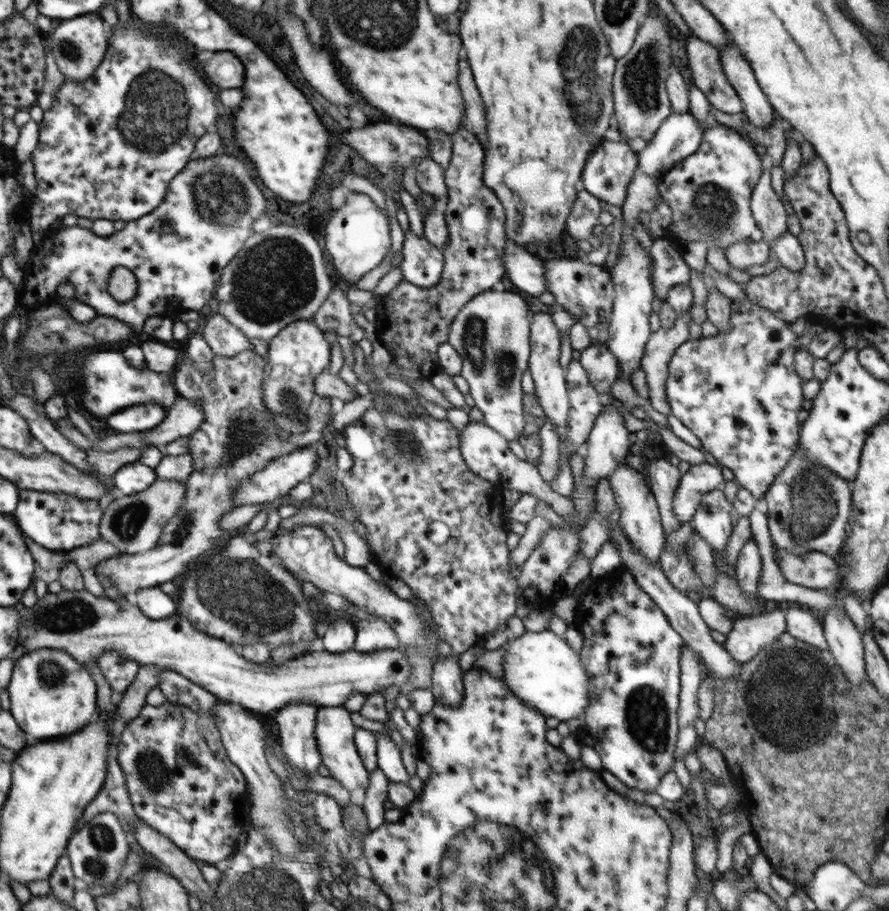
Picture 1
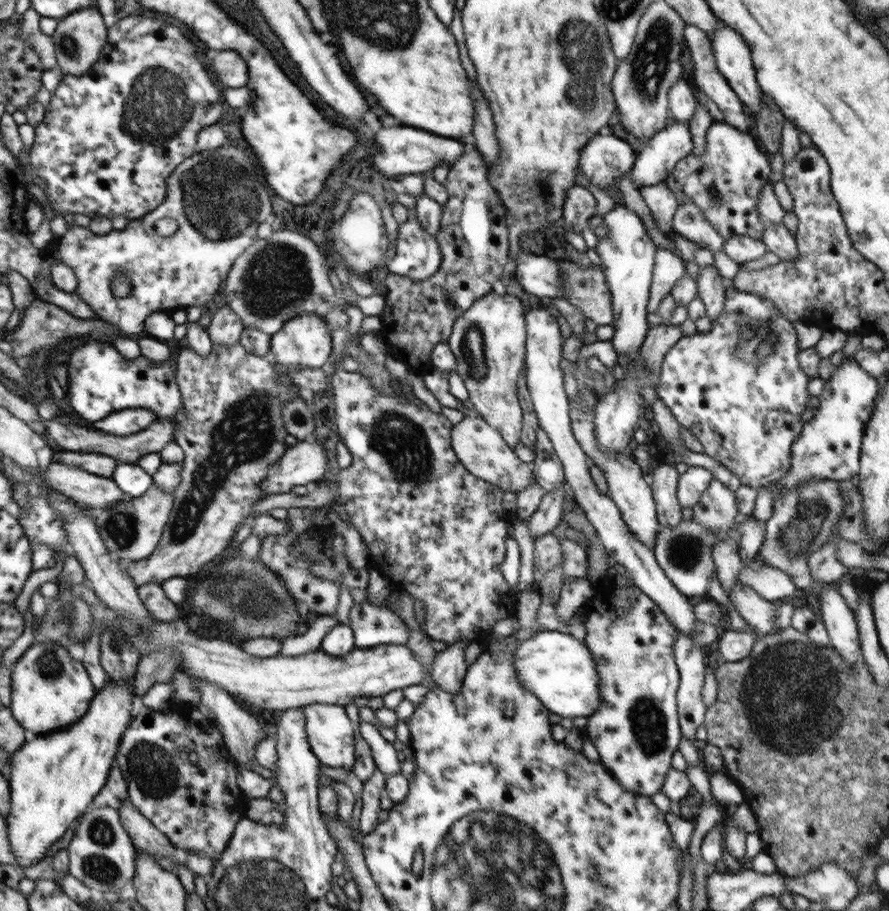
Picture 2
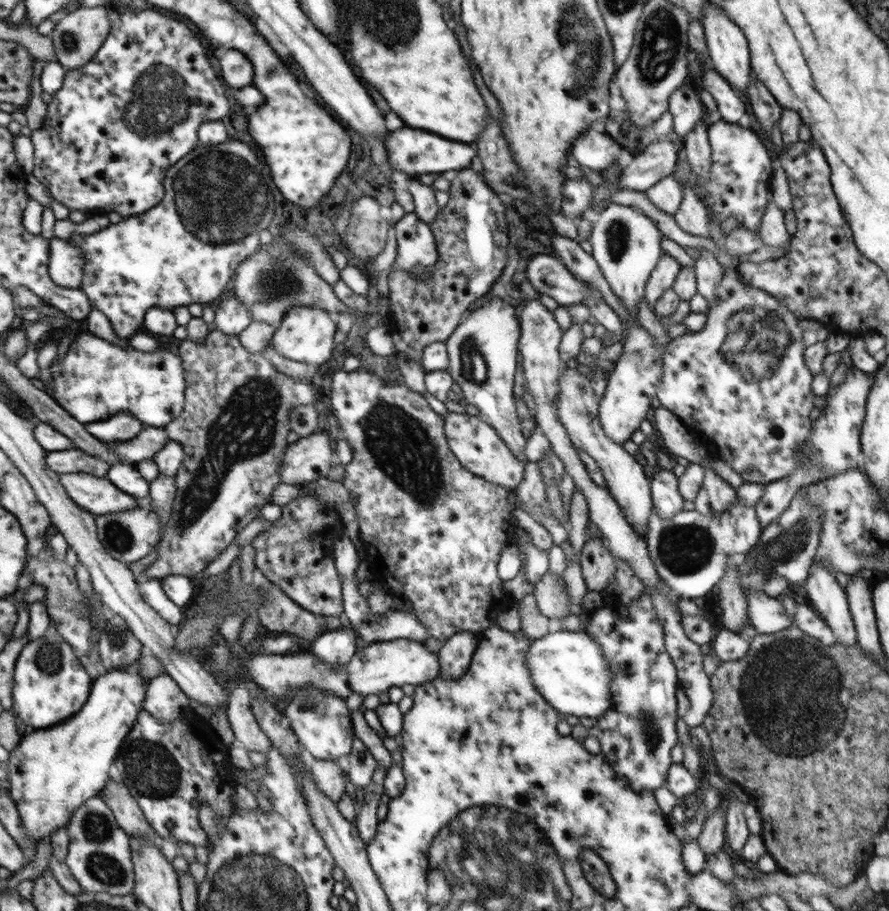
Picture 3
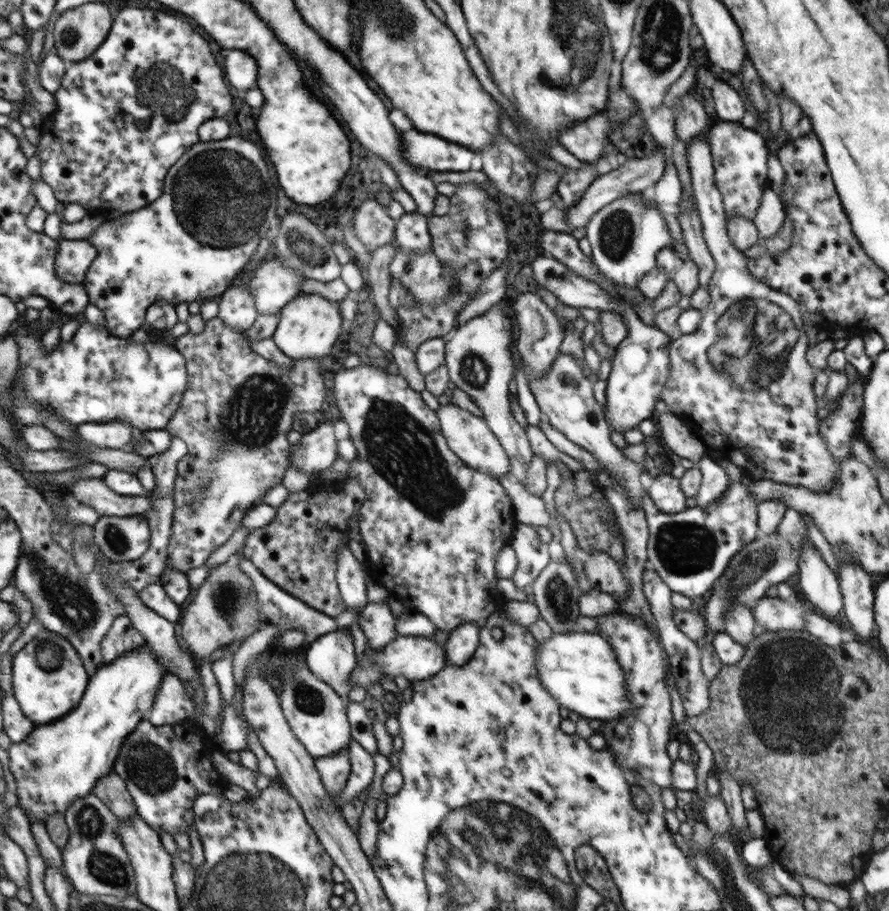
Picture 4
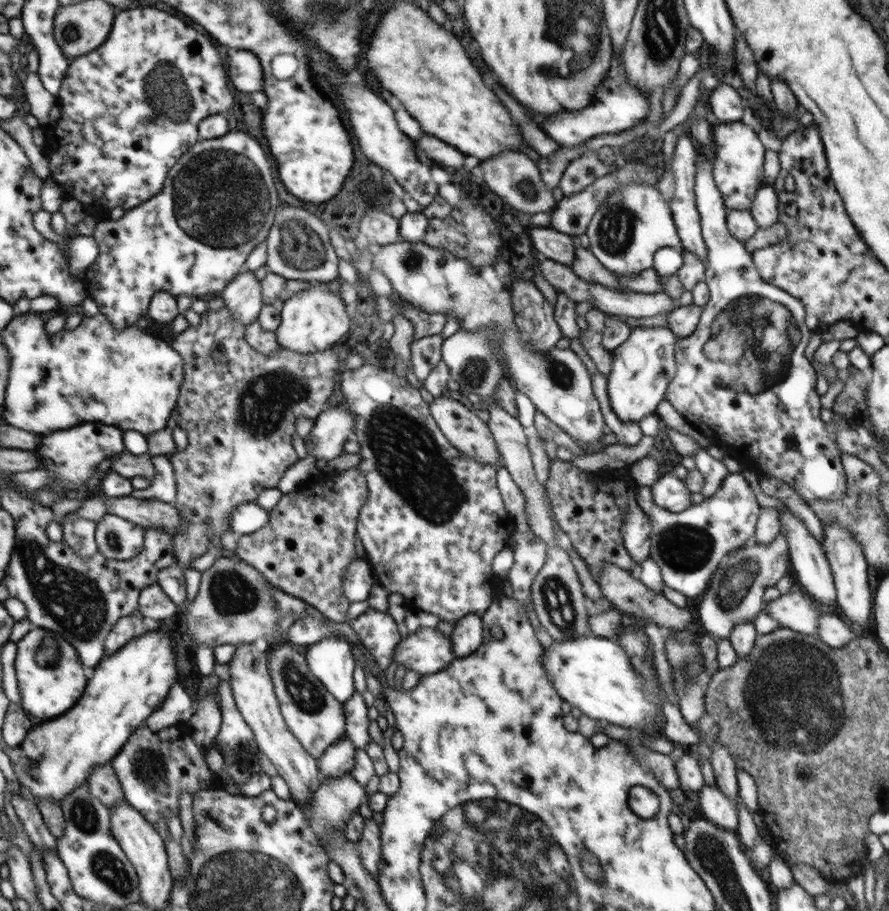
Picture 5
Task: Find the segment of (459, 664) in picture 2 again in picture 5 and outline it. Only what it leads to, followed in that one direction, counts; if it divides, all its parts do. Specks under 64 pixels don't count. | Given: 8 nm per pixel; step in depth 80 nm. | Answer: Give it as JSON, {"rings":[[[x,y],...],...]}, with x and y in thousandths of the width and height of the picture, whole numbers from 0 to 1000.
{"rings":[[[528,673],[512,684],[505,698],[513,723],[531,718],[543,704],[543,683],[540,676]]]}

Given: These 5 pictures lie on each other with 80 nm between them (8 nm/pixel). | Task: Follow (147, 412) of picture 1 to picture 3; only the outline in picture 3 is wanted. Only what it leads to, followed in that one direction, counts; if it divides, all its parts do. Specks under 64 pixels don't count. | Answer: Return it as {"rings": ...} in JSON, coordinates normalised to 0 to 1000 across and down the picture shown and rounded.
{"rings":[[[133,453],[119,462],[96,465],[97,472],[115,485],[145,484],[154,479],[161,469],[148,453]]]}

